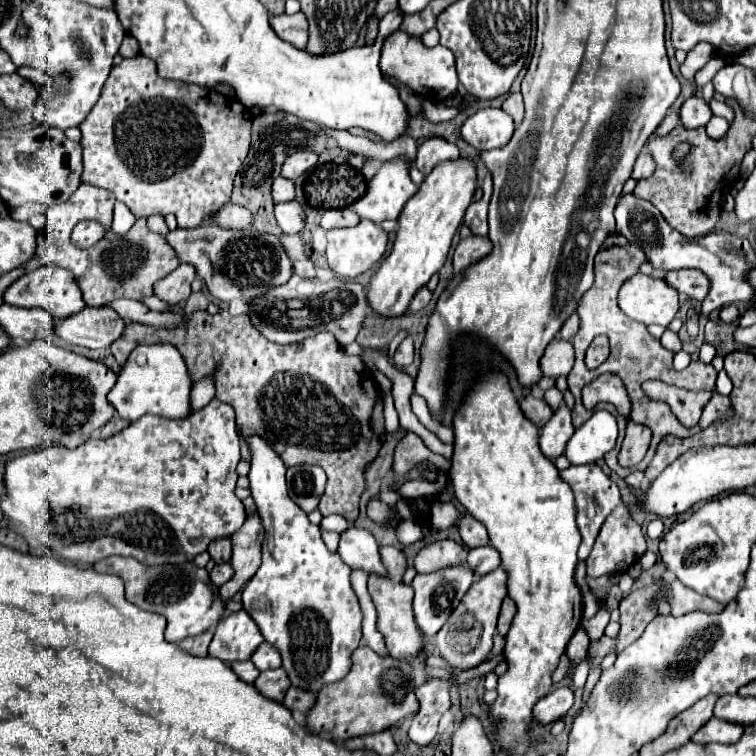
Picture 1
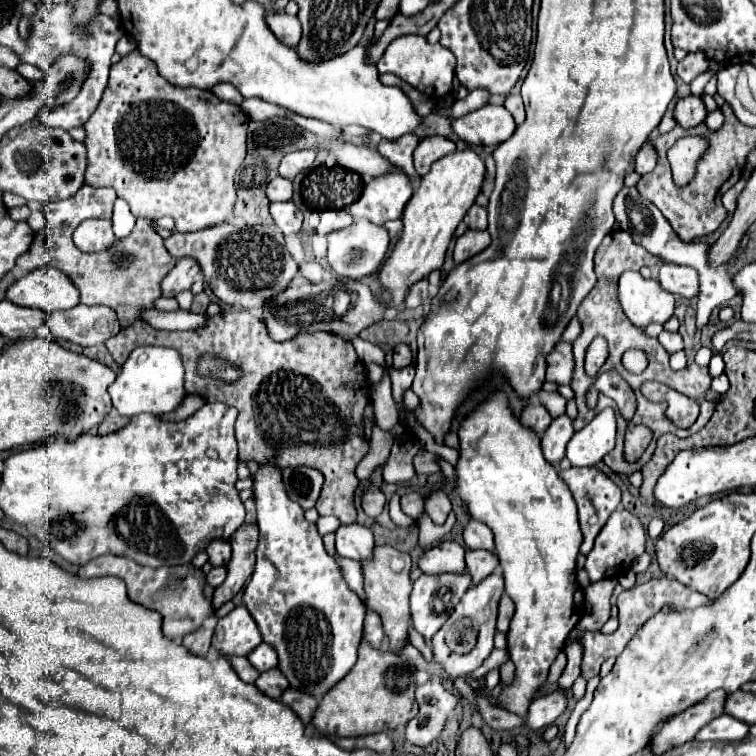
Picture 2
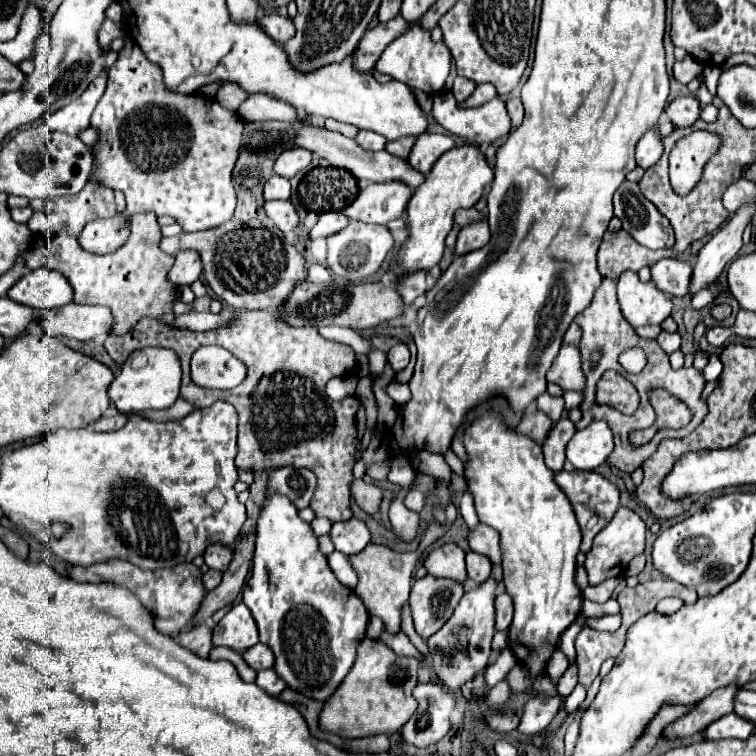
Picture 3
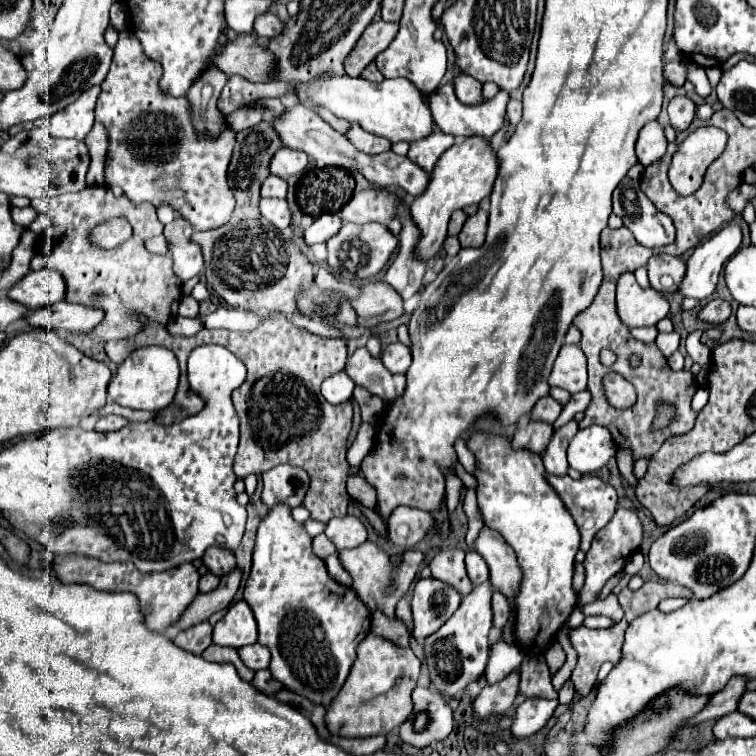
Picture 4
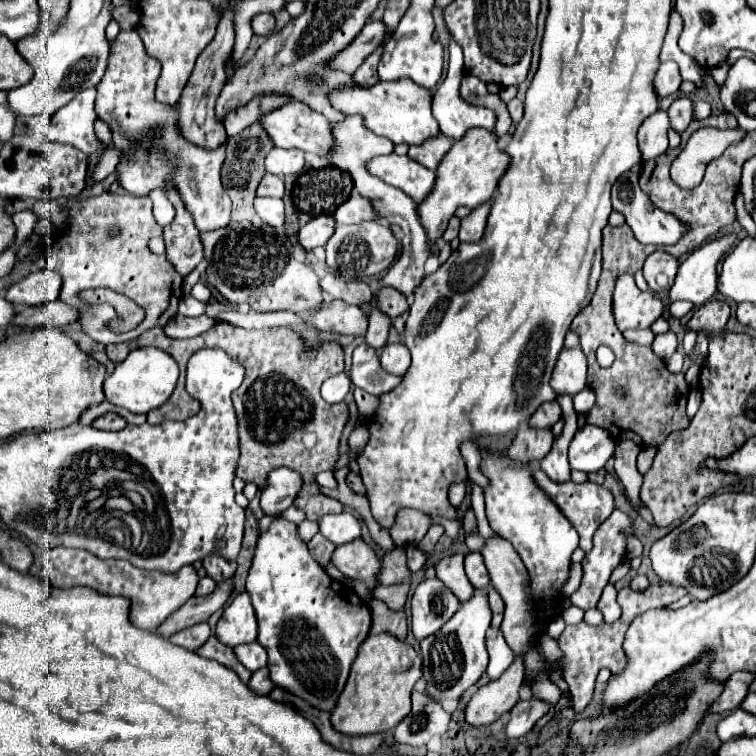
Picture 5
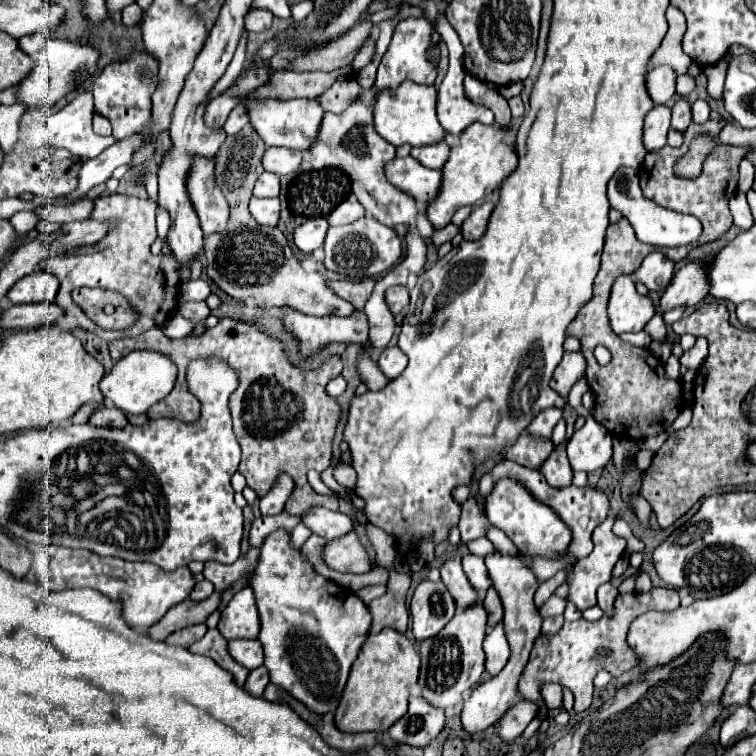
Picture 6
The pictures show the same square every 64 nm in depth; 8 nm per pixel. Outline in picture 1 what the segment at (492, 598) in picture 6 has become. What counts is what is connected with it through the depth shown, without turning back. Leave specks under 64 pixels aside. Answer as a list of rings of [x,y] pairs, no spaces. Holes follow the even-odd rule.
[[[504,598],[502,602],[502,610],[500,610],[500,616],[498,616],[498,634],[500,636],[506,636],[512,620],[514,620],[514,614],[516,614],[516,604],[512,598]]]

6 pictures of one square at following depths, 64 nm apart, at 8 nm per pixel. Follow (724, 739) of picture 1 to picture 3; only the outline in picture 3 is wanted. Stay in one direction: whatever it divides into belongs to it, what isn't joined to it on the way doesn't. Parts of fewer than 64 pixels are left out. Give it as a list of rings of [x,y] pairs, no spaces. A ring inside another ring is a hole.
[[[732,714],[722,716],[720,720],[712,722],[706,730],[704,730],[704,738],[708,740],[722,740],[722,738],[748,738],[754,730],[752,722],[746,722],[744,718]]]

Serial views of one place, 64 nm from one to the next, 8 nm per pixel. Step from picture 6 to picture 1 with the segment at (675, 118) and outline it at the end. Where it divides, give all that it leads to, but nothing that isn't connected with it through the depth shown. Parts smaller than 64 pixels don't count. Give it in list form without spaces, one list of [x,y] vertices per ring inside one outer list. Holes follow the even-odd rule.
[[[692,96],[684,102],[682,110],[680,110],[680,122],[684,128],[700,128],[706,126],[708,120],[712,118],[712,110],[710,104],[706,104],[700,96]]]

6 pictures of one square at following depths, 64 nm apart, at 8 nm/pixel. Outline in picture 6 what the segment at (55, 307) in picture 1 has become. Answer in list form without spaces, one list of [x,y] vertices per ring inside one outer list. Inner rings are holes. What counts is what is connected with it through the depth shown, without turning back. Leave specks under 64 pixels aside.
[[[36,270],[24,276],[12,290],[8,290],[6,298],[12,304],[34,304],[34,302],[54,302],[58,294],[58,278],[48,270]]]

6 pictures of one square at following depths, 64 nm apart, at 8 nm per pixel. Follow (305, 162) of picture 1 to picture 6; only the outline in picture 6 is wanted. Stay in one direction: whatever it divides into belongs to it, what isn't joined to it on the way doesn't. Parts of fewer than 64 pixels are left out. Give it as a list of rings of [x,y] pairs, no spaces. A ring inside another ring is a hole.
[[[268,148],[262,164],[266,172],[284,176],[284,174],[296,173],[302,164],[303,153],[300,150],[288,150],[288,148]]]

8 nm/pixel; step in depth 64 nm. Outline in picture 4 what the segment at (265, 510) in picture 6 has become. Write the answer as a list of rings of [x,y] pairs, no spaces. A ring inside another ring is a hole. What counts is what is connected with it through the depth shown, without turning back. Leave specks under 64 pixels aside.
[[[280,464],[262,474],[264,492],[262,502],[270,508],[276,502],[288,502],[288,506],[300,506],[310,488],[310,478],[304,468]]]

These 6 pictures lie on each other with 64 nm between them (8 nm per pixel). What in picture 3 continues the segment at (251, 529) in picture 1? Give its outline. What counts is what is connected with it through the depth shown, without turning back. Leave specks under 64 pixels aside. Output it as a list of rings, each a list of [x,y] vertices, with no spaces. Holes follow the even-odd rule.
[[[246,534],[246,536],[238,536],[236,544],[234,544],[234,558],[232,564],[228,566],[228,570],[224,572],[224,578],[220,582],[220,586],[212,592],[208,592],[208,596],[204,598],[204,606],[200,606],[200,614],[196,616],[194,624],[204,622],[206,618],[210,618],[216,610],[228,606],[234,602],[234,598],[240,594],[250,564],[252,564],[252,554],[254,554],[254,534]]]

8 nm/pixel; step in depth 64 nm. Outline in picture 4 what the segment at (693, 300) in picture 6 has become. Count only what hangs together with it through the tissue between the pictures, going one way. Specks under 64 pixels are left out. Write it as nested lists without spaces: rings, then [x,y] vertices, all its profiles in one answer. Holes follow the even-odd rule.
[[[738,220],[726,224],[706,242],[698,244],[688,258],[688,272],[680,284],[678,294],[684,298],[708,300],[716,290],[716,282],[722,266],[738,252],[742,244],[742,226]]]

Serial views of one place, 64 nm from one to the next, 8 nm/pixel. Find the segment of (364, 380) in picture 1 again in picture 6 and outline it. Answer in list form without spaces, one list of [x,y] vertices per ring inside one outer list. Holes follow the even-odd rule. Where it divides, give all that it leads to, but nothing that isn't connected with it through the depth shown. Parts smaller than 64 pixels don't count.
[[[220,318],[220,322],[214,328],[202,332],[200,336],[180,340],[168,338],[162,332],[162,328],[154,326],[152,330],[140,334],[138,338],[112,342],[110,358],[118,362],[134,348],[158,350],[164,356],[172,358],[172,362],[176,362],[178,366],[174,390],[146,412],[150,420],[176,418],[184,422],[194,422],[200,416],[200,402],[188,392],[186,368],[196,358],[204,356],[224,358],[240,374],[240,386],[230,396],[230,410],[234,420],[234,432],[242,446],[242,462],[238,466],[238,472],[246,478],[246,484],[254,488],[258,496],[264,496],[272,488],[272,482],[276,482],[276,474],[286,472],[292,474],[292,478],[296,478],[298,486],[286,506],[290,514],[304,514],[314,506],[338,510],[338,498],[316,494],[308,484],[306,474],[308,470],[322,472],[332,462],[332,442],[342,408],[334,398],[326,396],[324,386],[328,384],[330,378],[342,372],[340,356],[332,356],[316,370],[302,370],[290,364],[282,340],[268,336],[262,330],[238,322],[234,318]]]

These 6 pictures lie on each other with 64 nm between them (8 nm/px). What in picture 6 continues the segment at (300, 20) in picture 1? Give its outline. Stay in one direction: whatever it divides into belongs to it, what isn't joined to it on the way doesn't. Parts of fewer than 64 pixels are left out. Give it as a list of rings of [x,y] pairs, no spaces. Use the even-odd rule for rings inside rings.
[[[250,10],[244,18],[244,24],[248,32],[264,32],[272,26],[272,18],[274,16],[268,10]]]

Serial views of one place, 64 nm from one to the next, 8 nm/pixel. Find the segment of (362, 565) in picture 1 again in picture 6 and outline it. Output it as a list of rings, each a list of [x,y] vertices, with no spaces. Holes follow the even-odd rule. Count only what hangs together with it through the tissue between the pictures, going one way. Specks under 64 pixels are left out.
[[[316,508],[312,512],[302,514],[302,522],[312,528],[314,534],[320,534],[326,540],[340,538],[354,530],[354,520],[342,512],[332,512],[324,508]]]

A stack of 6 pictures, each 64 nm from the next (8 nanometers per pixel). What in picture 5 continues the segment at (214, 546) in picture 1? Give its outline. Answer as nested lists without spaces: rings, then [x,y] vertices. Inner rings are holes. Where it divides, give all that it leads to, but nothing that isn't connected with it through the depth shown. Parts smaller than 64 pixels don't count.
[[[210,554],[210,556],[206,556],[206,558],[202,560],[202,564],[204,564],[208,576],[210,576],[216,584],[232,578],[234,572],[236,572],[236,562],[226,560],[226,558],[222,558],[220,554]]]

